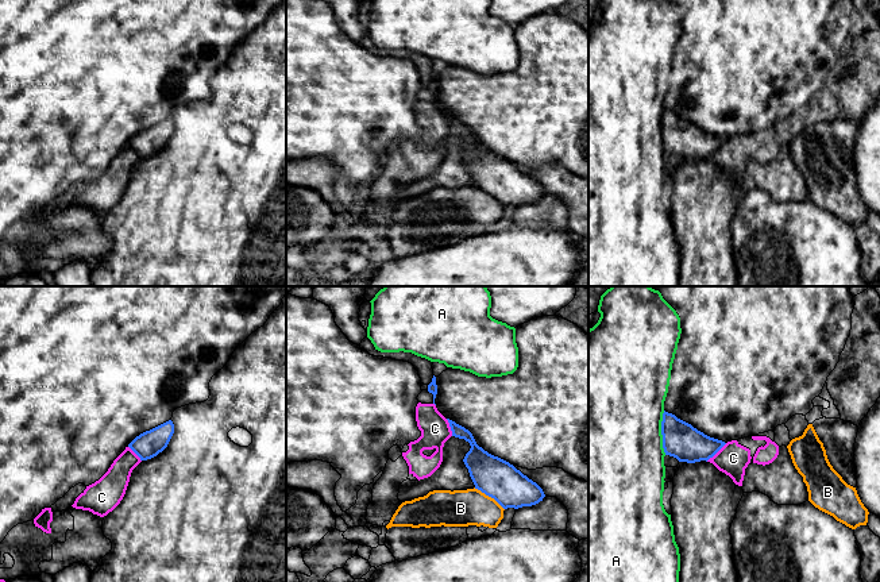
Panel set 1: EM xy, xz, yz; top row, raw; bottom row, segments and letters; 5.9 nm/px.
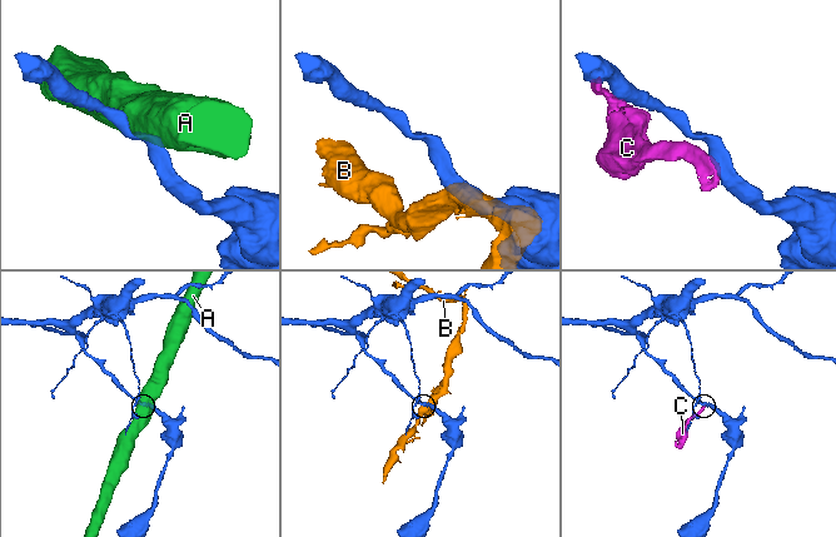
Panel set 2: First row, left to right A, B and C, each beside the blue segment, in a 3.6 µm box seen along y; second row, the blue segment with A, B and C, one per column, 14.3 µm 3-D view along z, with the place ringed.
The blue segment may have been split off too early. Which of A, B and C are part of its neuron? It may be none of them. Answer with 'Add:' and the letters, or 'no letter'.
Add: no letter

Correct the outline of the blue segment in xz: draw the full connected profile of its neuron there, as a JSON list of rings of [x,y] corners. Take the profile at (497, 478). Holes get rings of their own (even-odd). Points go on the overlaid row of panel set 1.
[[[447,419],[452,436],[464,439],[471,448],[463,462],[468,469],[475,489],[494,498],[503,509],[532,506],[545,497],[543,489],[509,462],[479,447],[472,433]]]

